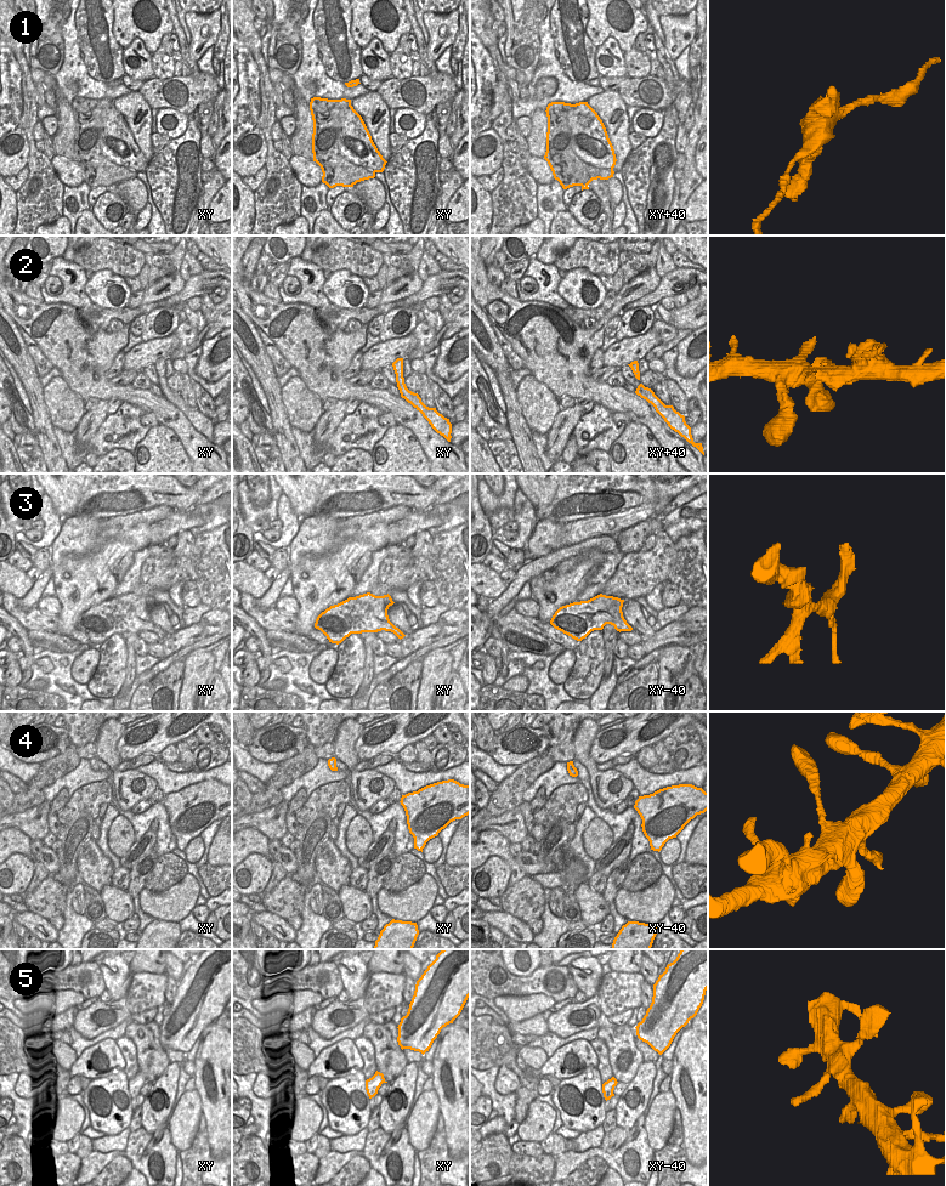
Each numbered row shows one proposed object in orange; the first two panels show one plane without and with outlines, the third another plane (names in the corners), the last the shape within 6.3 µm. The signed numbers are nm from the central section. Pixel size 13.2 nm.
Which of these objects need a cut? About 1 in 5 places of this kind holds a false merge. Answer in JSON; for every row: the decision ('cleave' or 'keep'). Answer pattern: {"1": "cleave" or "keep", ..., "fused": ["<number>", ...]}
{"1": "cleave", "2": "keep", "3": "cleave", "4": "keep", "5": "keep", "fused": ["1", "3"]}

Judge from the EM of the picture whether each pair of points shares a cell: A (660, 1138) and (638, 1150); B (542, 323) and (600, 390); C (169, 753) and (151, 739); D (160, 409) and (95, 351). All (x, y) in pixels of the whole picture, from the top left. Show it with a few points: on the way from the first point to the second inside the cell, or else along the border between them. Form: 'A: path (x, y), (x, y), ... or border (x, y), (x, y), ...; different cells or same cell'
A: border (644, 1127), (650, 1145); different cells
B: path (548, 341), (555, 353), (582, 380); same cell
C: border (175, 744), (169, 744), (159, 755); different cells
D: path (139, 397), (112, 391), (101, 380), (100, 373); same cell

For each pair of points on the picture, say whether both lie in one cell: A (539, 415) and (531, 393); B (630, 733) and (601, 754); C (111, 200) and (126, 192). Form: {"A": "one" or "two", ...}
{"A": "one", "B": "one", "C": "two"}

